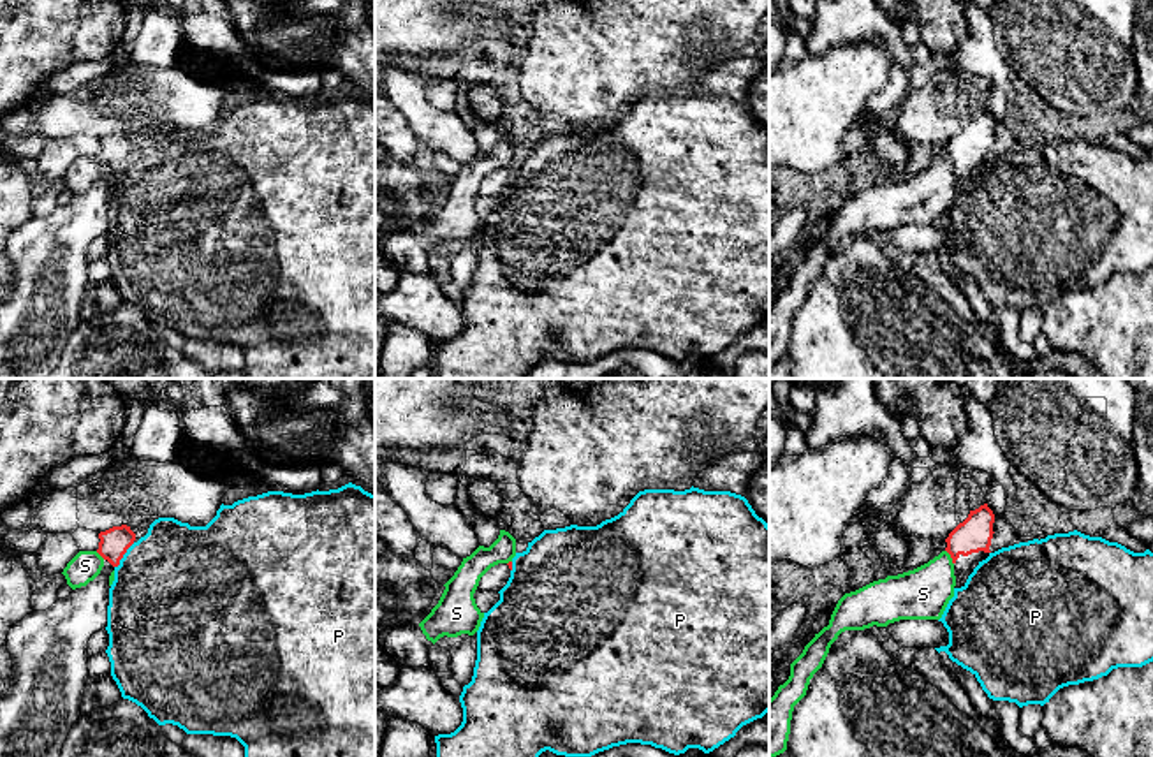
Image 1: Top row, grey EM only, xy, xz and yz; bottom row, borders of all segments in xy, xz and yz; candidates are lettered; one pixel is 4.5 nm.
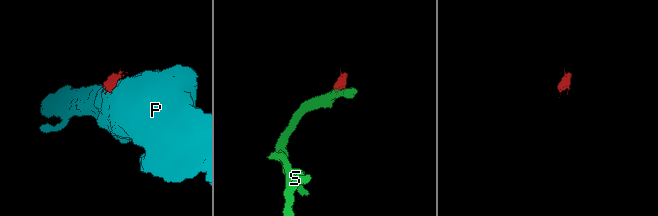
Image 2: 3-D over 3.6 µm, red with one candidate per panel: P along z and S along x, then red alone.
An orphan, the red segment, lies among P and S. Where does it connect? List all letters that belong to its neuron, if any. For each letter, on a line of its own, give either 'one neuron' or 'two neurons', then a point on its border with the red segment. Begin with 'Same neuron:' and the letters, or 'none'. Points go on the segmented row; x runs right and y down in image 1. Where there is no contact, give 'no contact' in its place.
Same neuron: none
P: two neurons; contact xy (124, 553)
S: two neurons; contact yz (951, 557)

